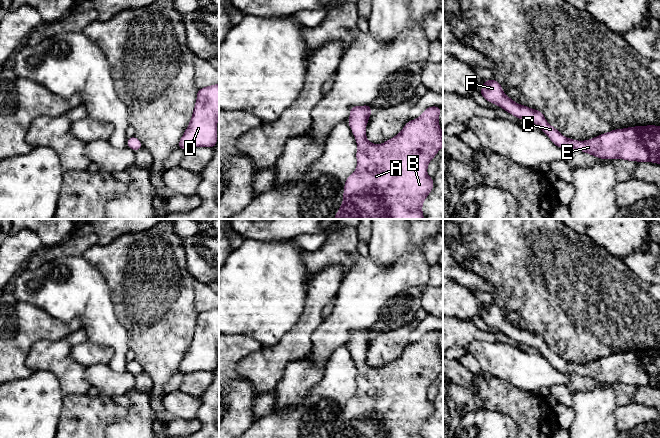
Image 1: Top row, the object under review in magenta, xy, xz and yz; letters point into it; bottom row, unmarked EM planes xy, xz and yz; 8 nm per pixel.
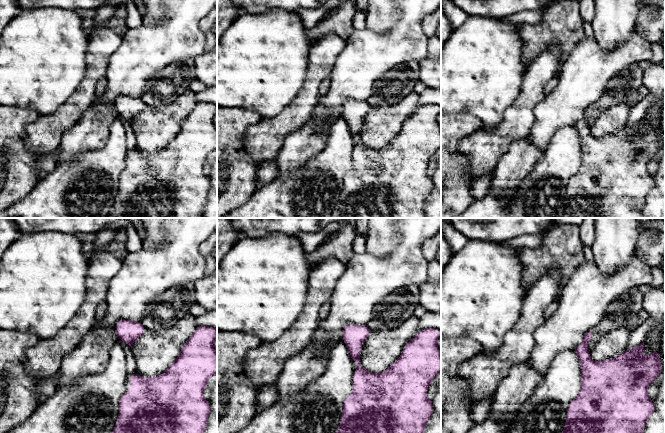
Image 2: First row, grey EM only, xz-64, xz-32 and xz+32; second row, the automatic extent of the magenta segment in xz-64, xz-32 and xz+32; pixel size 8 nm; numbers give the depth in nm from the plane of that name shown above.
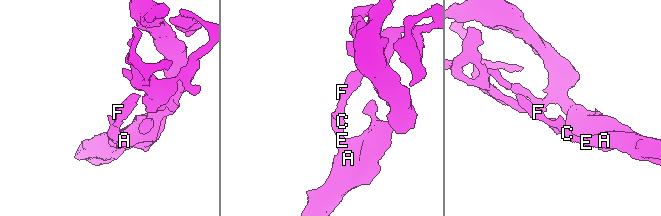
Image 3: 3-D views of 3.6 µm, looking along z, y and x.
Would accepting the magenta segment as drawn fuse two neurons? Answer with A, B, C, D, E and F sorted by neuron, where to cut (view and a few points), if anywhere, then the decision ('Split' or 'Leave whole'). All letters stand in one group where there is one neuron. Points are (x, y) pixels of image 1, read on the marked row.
Groups: A B C D E F. No split. Leave whole

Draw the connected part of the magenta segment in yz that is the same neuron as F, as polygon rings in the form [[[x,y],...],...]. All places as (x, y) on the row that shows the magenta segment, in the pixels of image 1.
[[[485,80],[480,94],[517,119],[537,124],[543,133],[559,148],[577,149],[600,159],[624,159],[627,161],[660,164],[660,126],[647,125],[615,129],[590,140],[577,141],[564,137],[551,126],[540,110],[514,102],[504,94],[496,80]]]

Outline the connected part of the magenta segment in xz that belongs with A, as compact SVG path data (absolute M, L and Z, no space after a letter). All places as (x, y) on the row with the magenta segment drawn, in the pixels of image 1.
M371 106L350 108L348 125L358 146L357 168L346 179L343 202L334 219L424 219L422 206L434 188L427 167L443 147L443 133L438 122L440 111L438 106L426 108L419 118L407 121L399 134L378 145L366 138Z

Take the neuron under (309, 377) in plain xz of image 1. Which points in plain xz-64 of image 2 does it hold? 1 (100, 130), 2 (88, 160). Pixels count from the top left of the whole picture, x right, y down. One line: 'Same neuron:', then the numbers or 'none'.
Same neuron: 1

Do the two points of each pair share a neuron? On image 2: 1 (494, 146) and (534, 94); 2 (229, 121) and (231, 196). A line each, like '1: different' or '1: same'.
1: same
2: same

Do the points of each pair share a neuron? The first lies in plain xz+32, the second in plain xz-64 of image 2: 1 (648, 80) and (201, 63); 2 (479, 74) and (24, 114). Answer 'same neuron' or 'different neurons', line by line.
1: same neuron
2: different neurons

